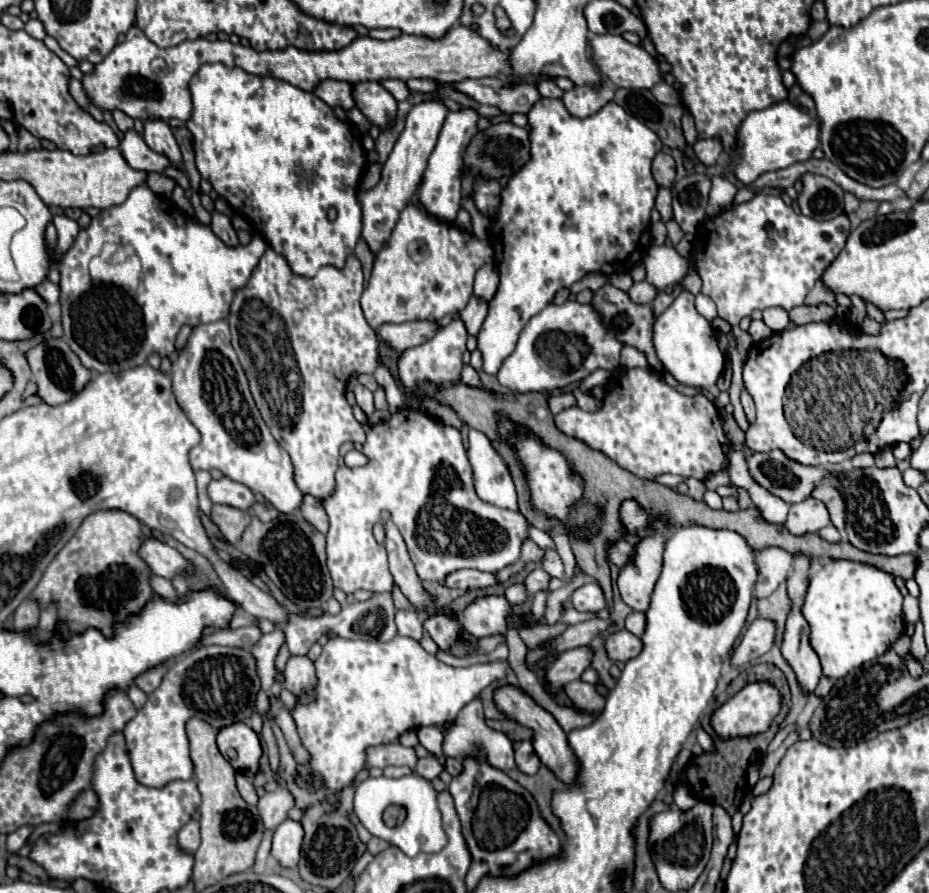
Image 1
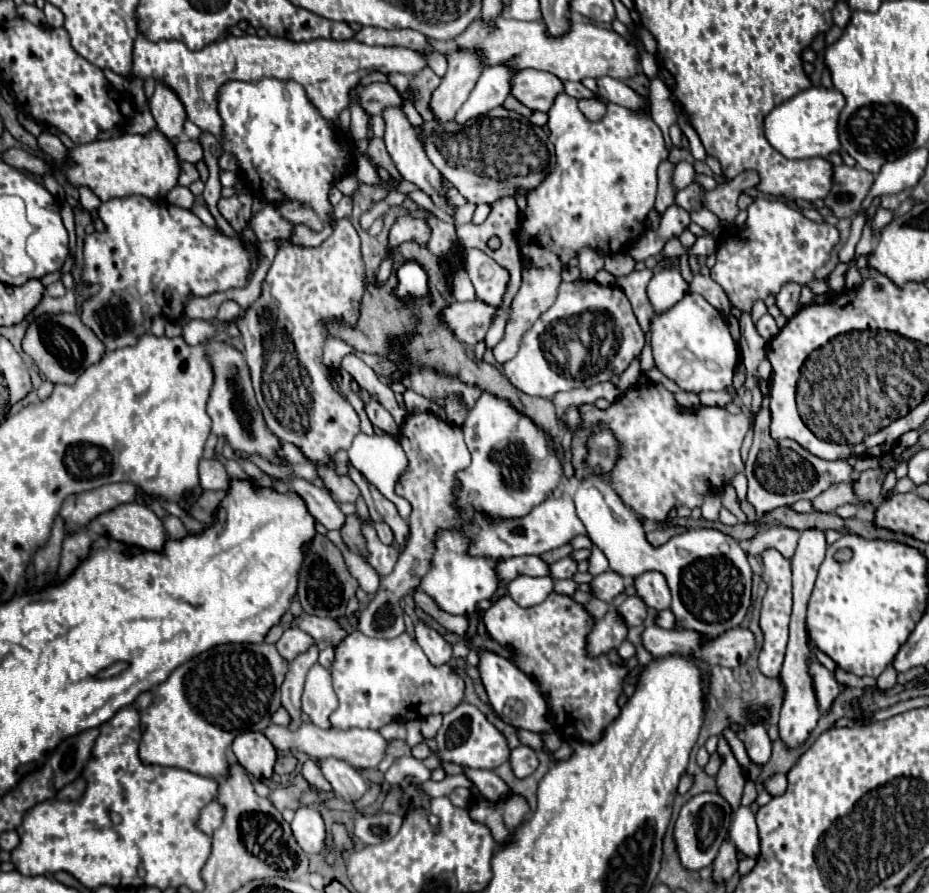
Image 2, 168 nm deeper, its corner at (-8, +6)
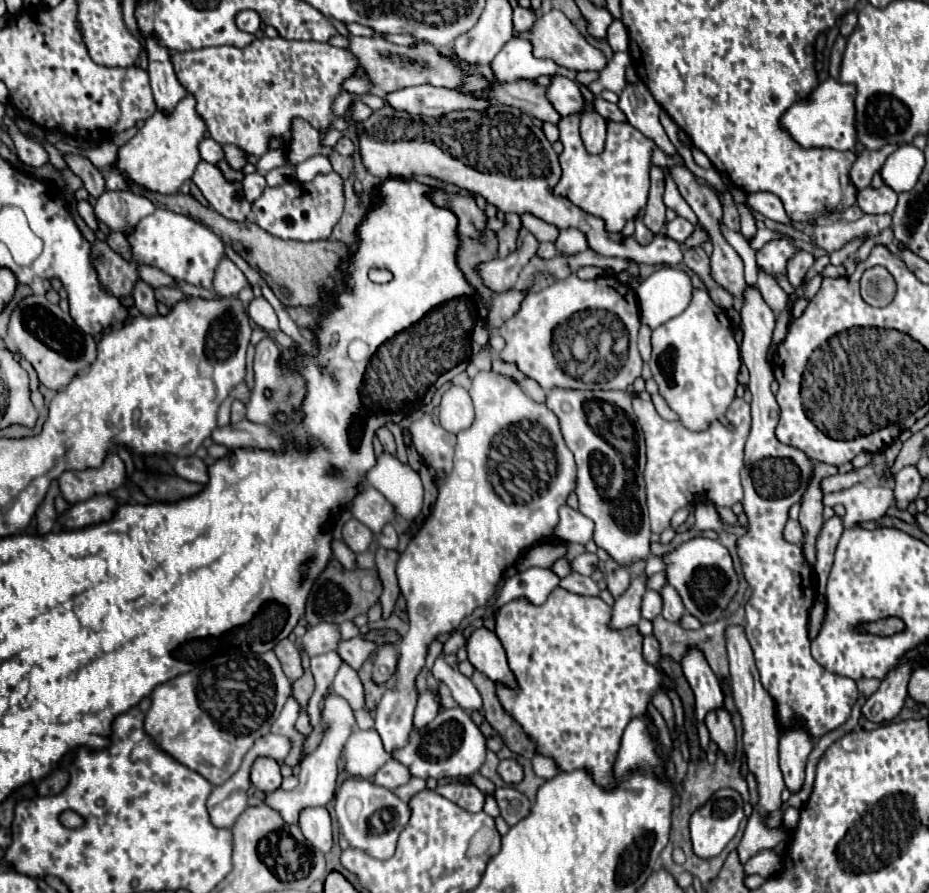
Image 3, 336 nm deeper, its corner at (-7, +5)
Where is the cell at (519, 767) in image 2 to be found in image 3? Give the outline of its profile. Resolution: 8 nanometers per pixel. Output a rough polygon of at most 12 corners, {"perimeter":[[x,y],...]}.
{"perimeter":[[515,759],[501,761],[497,773],[505,783],[517,785],[523,771]]}

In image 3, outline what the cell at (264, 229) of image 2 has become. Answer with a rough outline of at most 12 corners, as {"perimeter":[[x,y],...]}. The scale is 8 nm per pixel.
{"perimeter":[[343,179],[265,187],[251,217],[279,239],[331,237]]}

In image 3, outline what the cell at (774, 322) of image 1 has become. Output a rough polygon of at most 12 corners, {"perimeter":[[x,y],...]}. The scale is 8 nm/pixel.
{"perimeter":[[799,251],[789,259],[787,277],[793,287],[803,281],[815,257]]}

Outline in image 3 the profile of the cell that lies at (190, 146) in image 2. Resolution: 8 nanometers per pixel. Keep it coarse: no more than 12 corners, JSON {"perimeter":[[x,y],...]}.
{"perimeter":[[207,137],[199,145],[201,159],[219,163],[223,145]]}

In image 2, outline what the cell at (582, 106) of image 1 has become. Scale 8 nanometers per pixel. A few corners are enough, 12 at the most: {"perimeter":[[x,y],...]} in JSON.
{"perimeter":[[582,98],[578,108],[594,122],[606,114],[602,98]]}

